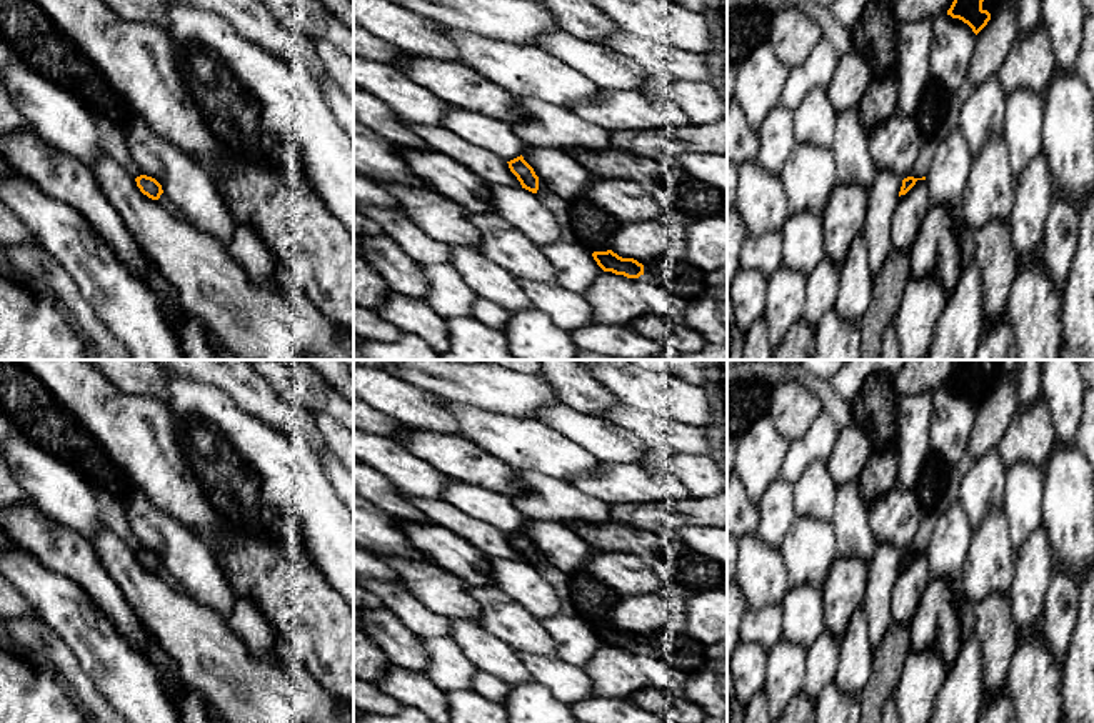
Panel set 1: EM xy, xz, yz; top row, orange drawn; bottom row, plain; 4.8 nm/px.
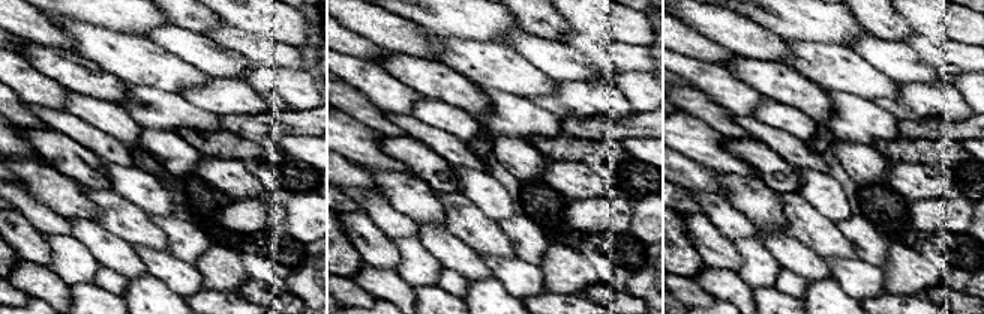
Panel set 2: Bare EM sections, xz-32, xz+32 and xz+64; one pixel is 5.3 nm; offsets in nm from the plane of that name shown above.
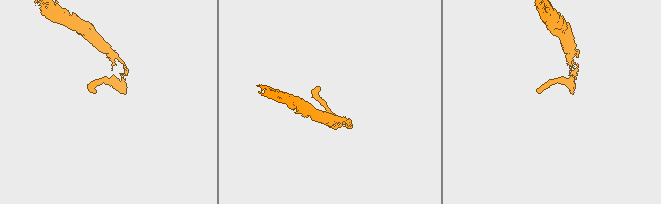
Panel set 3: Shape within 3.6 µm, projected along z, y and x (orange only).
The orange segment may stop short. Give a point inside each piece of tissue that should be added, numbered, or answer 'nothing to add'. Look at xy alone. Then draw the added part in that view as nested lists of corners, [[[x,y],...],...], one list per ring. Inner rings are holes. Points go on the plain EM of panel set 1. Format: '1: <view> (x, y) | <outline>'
nothing to add

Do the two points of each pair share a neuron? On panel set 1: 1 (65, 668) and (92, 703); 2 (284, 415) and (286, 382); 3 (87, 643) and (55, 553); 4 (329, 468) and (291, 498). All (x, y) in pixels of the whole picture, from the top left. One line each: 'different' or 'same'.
1: same
2: different
3: different
4: different

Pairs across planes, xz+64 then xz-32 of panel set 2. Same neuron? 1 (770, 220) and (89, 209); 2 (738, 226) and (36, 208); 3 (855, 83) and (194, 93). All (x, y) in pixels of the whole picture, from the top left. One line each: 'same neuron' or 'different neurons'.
1: same neuron
2: same neuron
3: different neurons

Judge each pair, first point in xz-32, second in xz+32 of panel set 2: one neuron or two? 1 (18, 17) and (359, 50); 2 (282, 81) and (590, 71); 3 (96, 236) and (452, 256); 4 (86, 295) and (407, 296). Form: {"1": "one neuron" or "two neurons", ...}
{"1": "two neurons", "2": "two neurons", "3": "one neuron", "4": "two neurons"}

